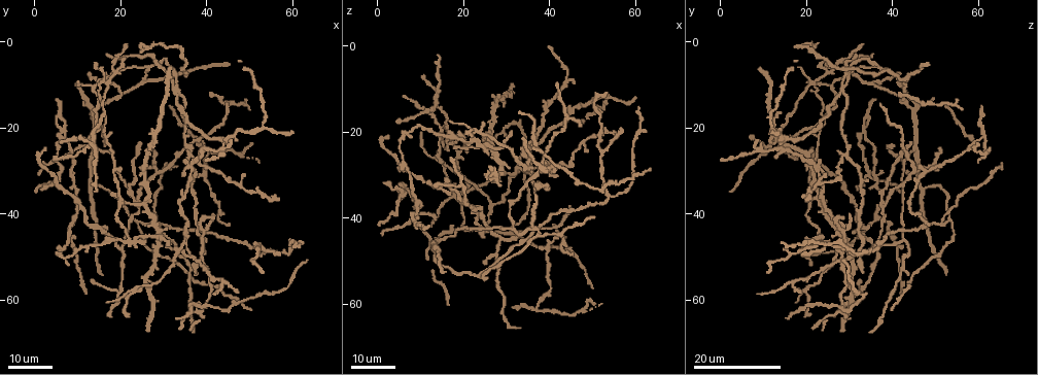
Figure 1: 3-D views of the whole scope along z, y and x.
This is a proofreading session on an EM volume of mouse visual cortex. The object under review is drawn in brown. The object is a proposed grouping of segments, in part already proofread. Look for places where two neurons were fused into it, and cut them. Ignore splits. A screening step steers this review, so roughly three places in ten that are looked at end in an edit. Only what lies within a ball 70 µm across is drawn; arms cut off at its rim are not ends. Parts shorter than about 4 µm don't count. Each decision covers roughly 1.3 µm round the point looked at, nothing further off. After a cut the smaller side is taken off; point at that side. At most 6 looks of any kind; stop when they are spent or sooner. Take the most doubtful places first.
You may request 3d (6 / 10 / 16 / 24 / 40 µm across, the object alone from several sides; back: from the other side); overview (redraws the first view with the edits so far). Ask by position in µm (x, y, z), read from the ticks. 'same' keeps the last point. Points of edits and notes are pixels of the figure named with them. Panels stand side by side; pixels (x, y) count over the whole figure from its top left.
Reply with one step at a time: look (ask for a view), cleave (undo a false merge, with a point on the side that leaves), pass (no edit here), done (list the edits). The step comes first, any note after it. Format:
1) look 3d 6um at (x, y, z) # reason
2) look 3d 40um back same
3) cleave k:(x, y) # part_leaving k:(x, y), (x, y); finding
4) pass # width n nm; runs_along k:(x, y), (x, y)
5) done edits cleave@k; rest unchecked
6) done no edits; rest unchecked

look 3d 16um at (19.5, 58.5, 32.0) # arms part here

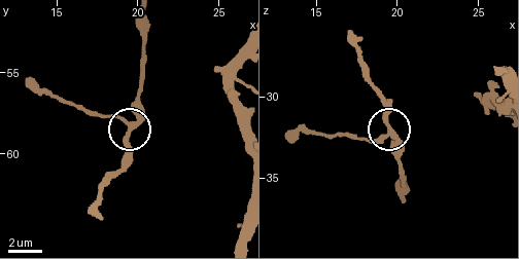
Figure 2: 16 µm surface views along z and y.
look 3d 6um at (19.5, 58.3, 32.0)

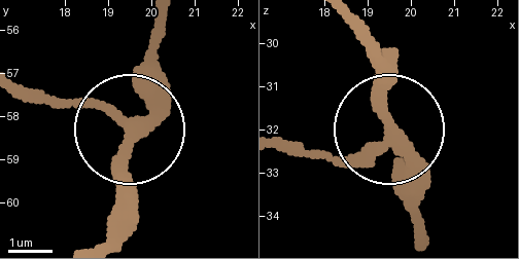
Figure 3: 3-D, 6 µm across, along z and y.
look 3d 6um back at (19.60, 58.25, 32.20)

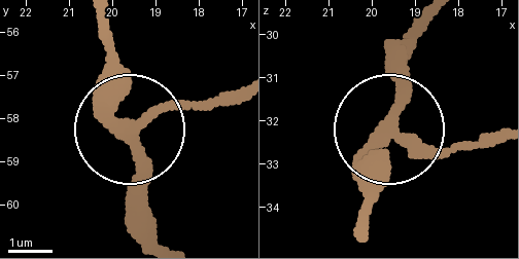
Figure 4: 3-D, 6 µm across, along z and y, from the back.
pass # side_arm 8 um; runs_along 4:(102, 24), (102, 101), (125, 131), (242, 101); one neuron here

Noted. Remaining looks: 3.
look 3d 24um at (34.5, 46.5, 28.5)

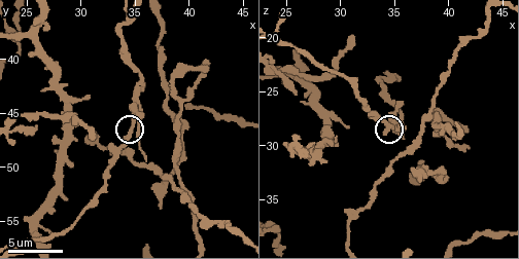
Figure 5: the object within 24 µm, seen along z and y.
look 3d 6um at (34.6, 46.6, 28.0)

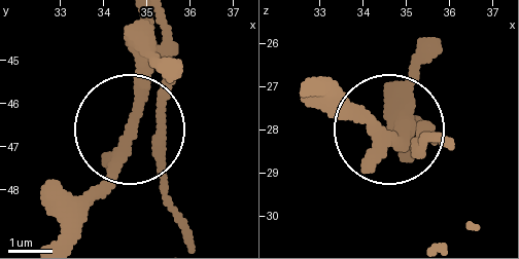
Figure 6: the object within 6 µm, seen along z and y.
pass # side_arm 29 um; arms 4; all the same neuron

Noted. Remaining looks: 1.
done no edits; rest unchecked

